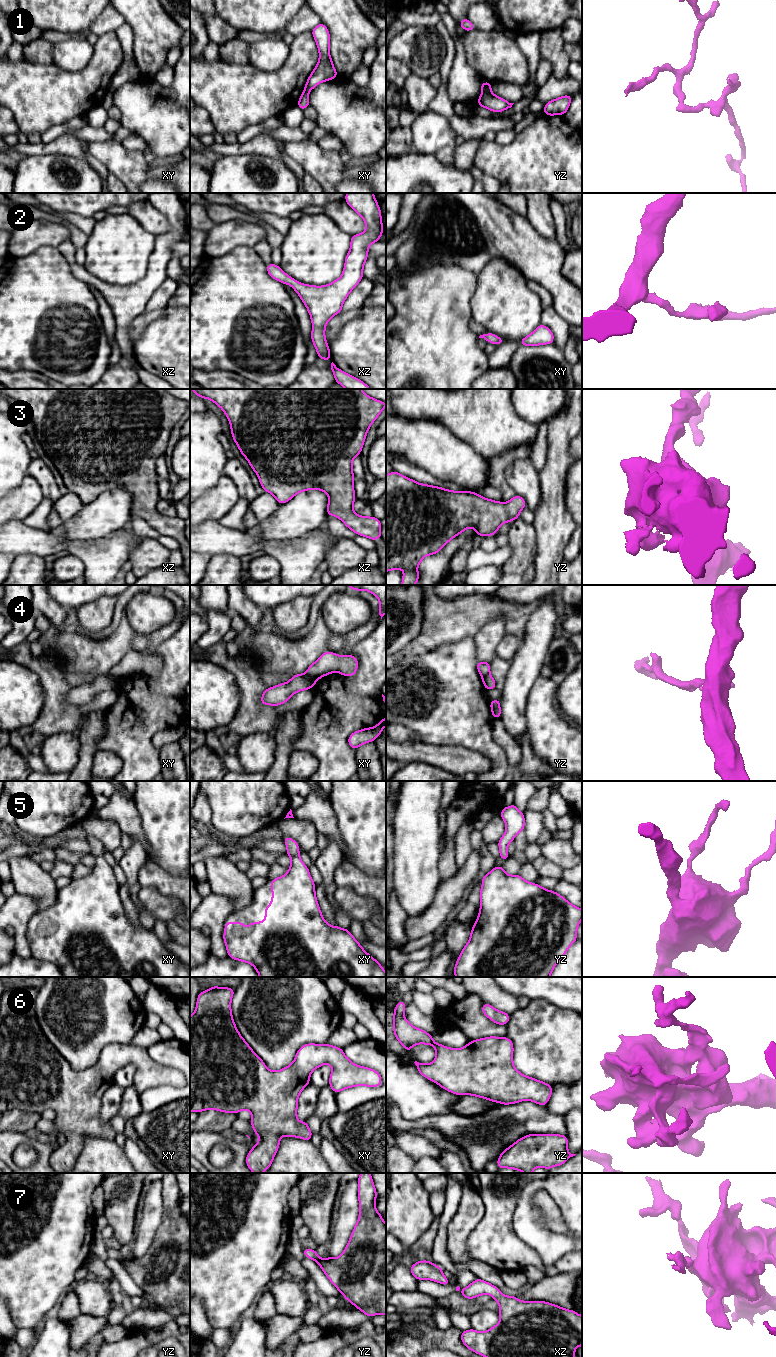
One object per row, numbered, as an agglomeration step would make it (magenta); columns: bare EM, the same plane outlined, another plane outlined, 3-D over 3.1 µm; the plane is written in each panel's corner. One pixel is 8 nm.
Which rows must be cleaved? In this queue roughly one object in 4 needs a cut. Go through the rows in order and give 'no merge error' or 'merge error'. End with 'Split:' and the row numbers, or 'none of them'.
1: merge error
2: no merge error
3: no merge error
4: merge error
5: no merge error
6: no merge error
7: no merge error
Split: 1, 4

